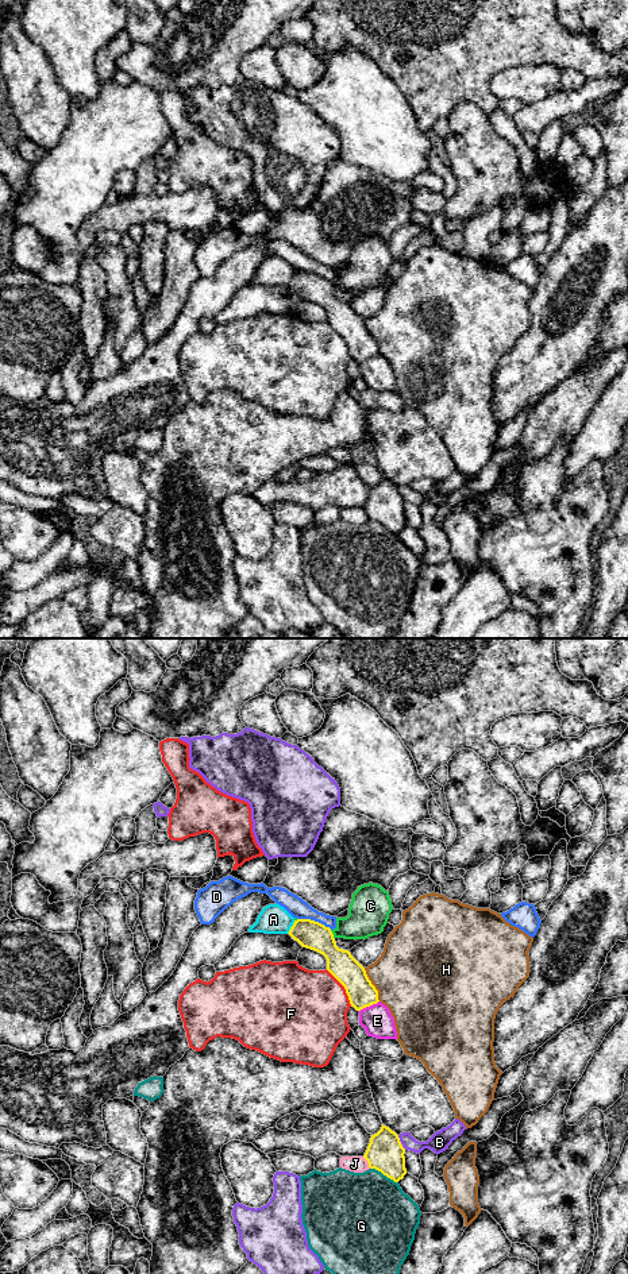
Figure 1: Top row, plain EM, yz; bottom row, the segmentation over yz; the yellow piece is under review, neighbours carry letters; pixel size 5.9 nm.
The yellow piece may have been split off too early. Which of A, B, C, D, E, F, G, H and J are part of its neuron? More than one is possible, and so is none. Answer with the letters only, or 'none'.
A

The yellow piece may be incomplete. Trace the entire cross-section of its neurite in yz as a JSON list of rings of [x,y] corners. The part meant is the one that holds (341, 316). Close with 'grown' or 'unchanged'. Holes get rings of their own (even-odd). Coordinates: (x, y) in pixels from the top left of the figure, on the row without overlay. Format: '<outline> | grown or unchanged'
[[[276,255],[262,260],[248,285],[289,286],[303,300],[323,306],[327,323],[344,339],[350,356],[357,363],[380,354],[378,343],[369,332],[365,320],[348,302],[336,298],[330,279],[311,271],[296,273]]] | grown

